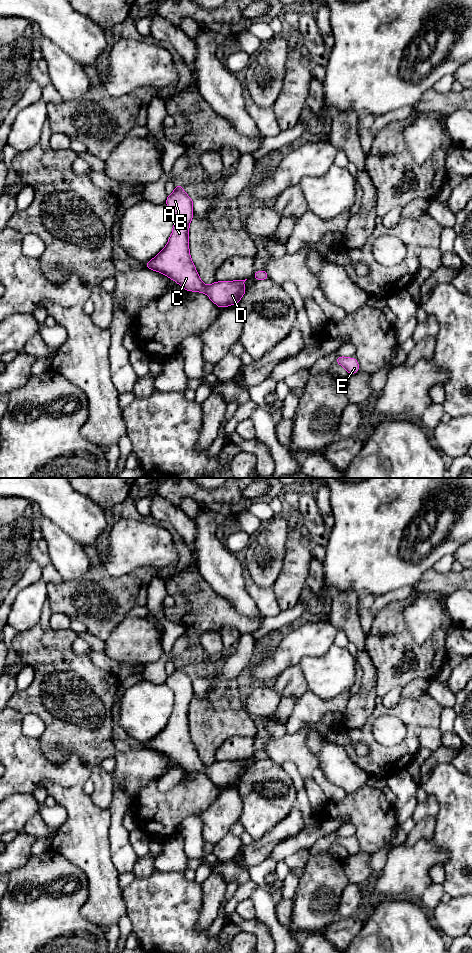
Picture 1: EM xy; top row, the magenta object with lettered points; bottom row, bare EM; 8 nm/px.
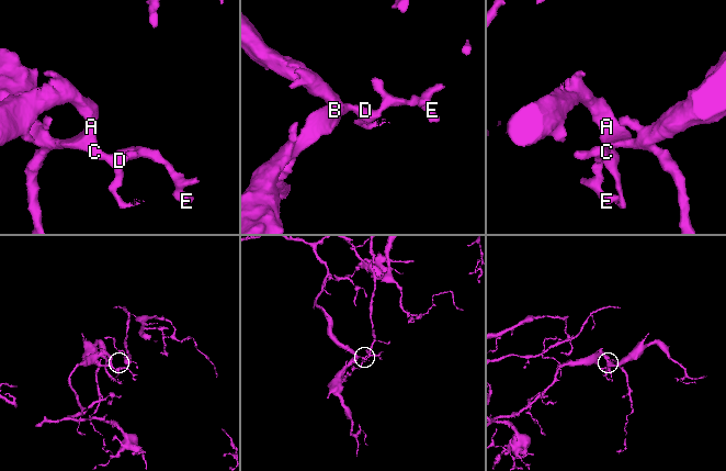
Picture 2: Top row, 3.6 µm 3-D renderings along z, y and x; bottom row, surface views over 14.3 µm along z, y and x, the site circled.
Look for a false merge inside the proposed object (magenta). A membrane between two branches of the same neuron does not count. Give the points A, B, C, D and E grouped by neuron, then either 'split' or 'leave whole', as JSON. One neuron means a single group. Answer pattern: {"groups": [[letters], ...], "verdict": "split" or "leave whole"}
{"groups": [["A", "B", "C", "D", "E"]], "verdict": "leave whole"}

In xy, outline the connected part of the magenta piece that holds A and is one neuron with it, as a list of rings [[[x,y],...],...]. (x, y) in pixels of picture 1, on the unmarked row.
[[[178,663],[172,674],[167,676],[165,684],[173,691],[175,700],[173,712],[165,728],[145,748],[155,750],[187,771],[202,772],[209,776],[219,788],[239,783],[245,774],[244,762],[247,760],[214,762],[206,766],[200,760],[189,734],[189,704],[194,696],[193,680]]]

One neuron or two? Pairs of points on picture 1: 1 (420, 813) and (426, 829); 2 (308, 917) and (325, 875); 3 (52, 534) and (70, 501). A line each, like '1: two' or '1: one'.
1: two
2: one
3: two

